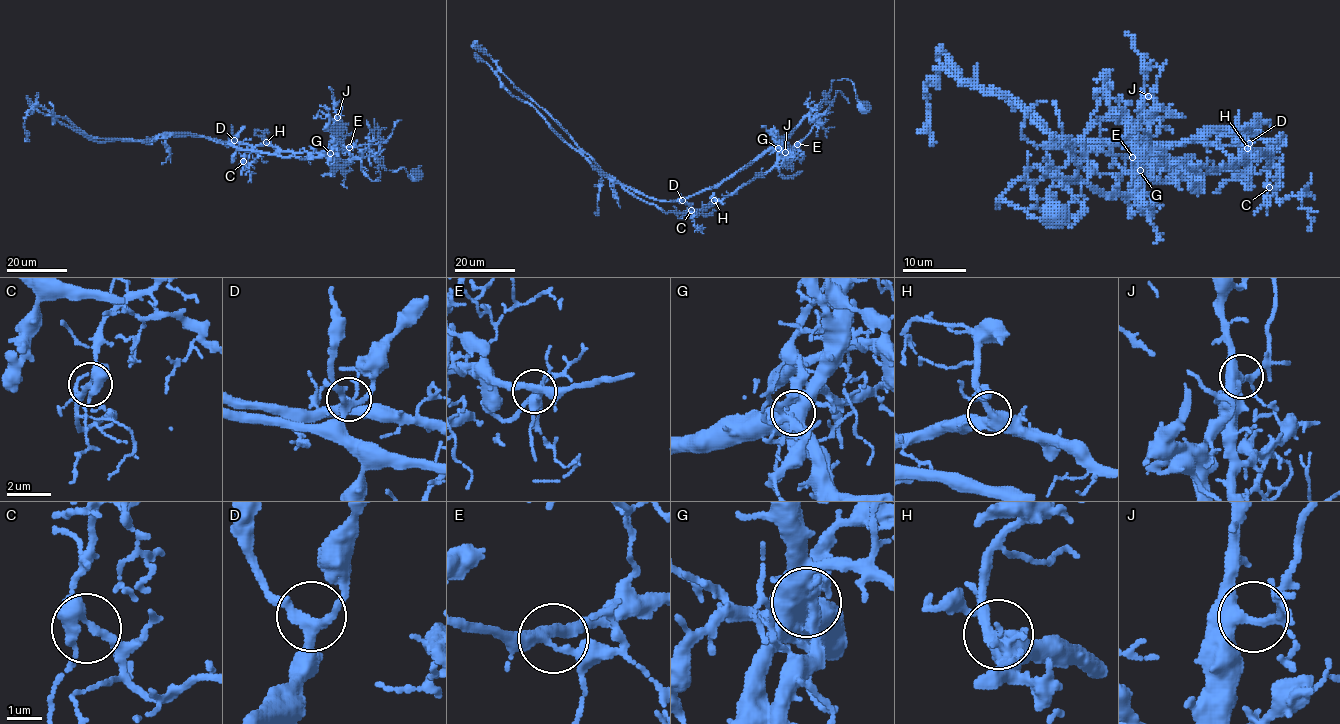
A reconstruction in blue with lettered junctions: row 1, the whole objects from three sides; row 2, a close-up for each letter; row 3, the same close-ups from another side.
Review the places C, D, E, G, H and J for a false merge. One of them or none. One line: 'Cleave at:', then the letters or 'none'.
Cleave at: G

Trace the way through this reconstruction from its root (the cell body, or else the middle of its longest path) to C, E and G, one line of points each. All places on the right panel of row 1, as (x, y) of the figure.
C: (1058, 212), (997, 204), (1022, 179), (1124, 193), (1146, 156), (1219, 168), (1261, 152), (1269, 187)
E: (1058, 212), (1038, 219), (1003, 200), (997, 204), (1016, 181), (1072, 178), (1083, 151), (1132, 157)
G: (1058, 212), (1038, 219), (1003, 200), (997, 204), (1022, 179), (1076, 178), (1104, 192), (1124, 193), (1140, 170)

